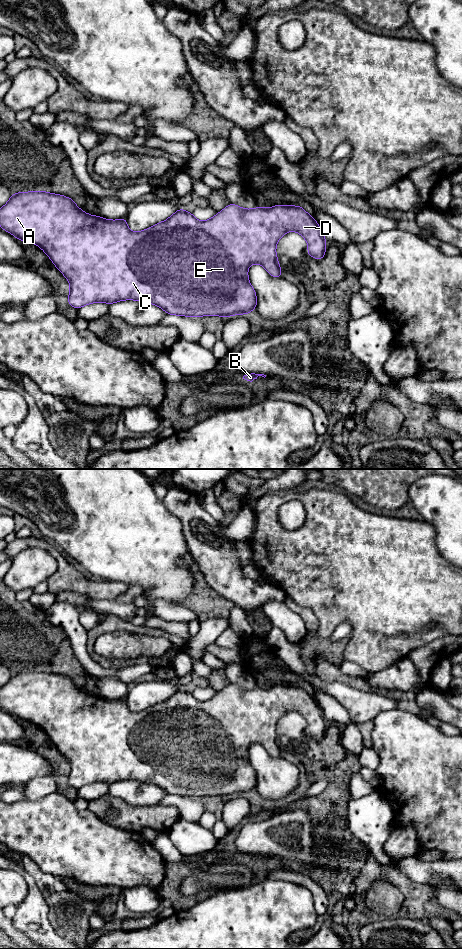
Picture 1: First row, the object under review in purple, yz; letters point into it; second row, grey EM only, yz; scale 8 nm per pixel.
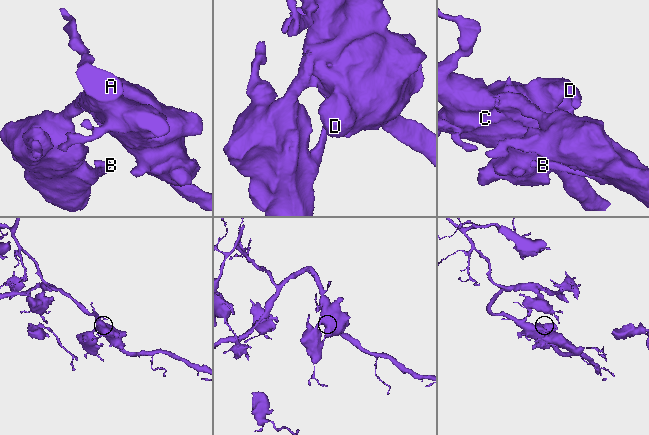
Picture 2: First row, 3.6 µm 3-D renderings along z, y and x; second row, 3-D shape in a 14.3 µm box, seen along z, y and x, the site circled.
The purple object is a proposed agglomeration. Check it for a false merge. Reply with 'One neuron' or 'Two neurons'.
One neuron

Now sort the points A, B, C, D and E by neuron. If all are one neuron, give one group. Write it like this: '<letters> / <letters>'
A B C D E

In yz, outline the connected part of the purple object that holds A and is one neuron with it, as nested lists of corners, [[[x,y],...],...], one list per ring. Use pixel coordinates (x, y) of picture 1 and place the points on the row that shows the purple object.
[[[31,191],[12,193],[9,201],[0,208],[0,228],[9,232],[20,241],[31,242],[39,246],[50,258],[57,269],[66,277],[70,284],[70,293],[68,303],[71,307],[79,309],[87,304],[95,302],[105,302],[111,305],[123,300],[137,300],[139,302],[154,304],[162,308],[168,315],[178,315],[187,317],[222,316],[229,317],[238,314],[247,315],[256,309],[257,297],[254,288],[248,279],[248,267],[252,264],[261,264],[268,273],[275,278],[282,278],[281,266],[276,256],[276,245],[278,240],[287,232],[295,231],[299,233],[308,243],[307,253],[310,257],[321,261],[326,252],[326,239],[313,216],[309,215],[300,205],[275,205],[270,208],[261,208],[257,206],[254,209],[243,209],[242,207],[230,203],[214,217],[199,221],[191,212],[186,212],[183,208],[178,209],[167,220],[159,222],[154,226],[143,231],[132,232],[127,226],[126,216],[119,220],[104,219],[101,216],[89,215],[78,208],[74,200],[69,197],[53,194],[46,191]]]

